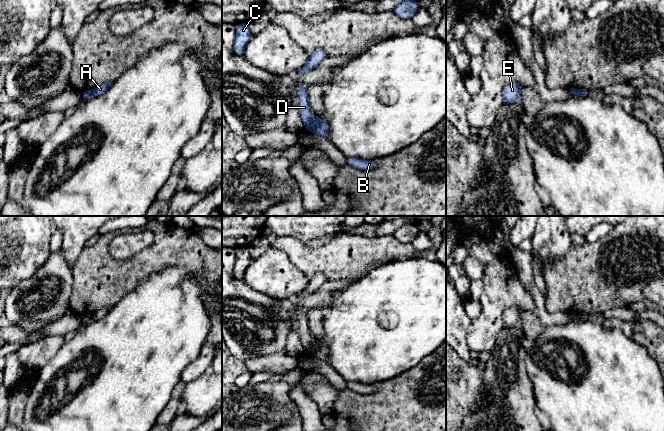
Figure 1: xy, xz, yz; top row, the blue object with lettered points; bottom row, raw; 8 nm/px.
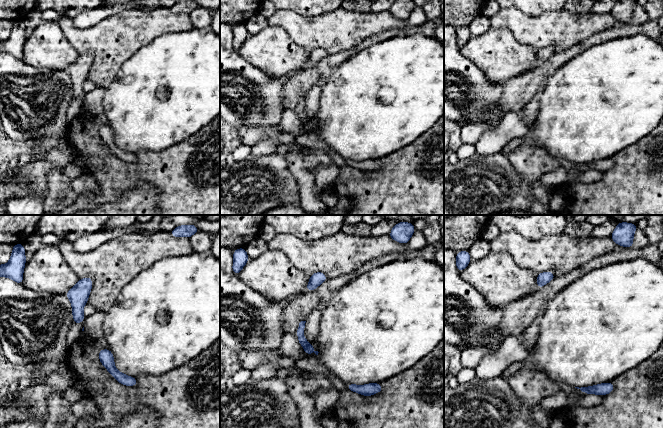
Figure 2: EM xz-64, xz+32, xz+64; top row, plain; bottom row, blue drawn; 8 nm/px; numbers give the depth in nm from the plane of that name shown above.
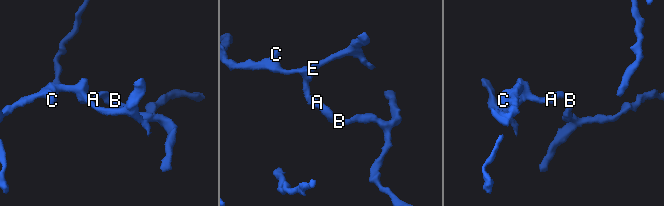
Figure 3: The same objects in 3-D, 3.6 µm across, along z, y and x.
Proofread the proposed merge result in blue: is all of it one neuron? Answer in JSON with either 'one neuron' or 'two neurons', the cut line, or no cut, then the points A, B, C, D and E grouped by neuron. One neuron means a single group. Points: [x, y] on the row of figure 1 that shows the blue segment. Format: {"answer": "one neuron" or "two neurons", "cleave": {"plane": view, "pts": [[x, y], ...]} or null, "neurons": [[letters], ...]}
{"answer": "two neurons", "cleave": {"plane": "xz", "pts": [[319, 119], [313, 131]]}, "neurons": [["A", "B"], ["C", "D", "E"]]}

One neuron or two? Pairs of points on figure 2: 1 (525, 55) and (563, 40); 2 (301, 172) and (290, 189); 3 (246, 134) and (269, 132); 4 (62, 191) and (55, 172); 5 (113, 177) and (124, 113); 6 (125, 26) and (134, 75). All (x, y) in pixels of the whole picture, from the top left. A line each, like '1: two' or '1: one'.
1: two
2: two
3: one
4: one
5: two
6: two

